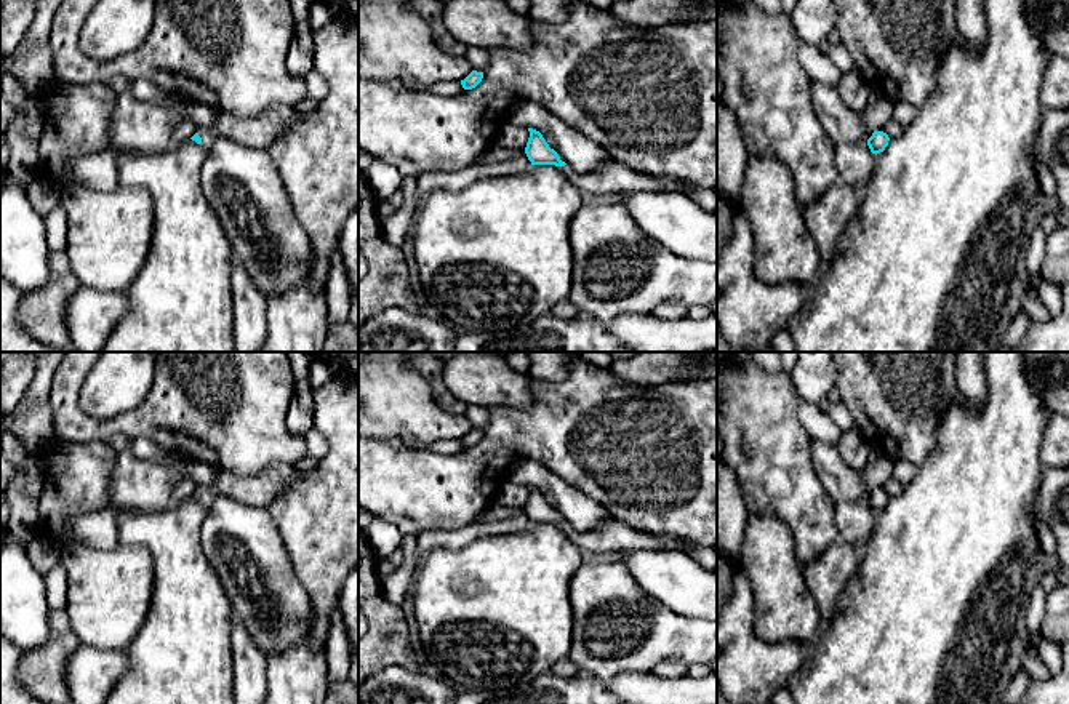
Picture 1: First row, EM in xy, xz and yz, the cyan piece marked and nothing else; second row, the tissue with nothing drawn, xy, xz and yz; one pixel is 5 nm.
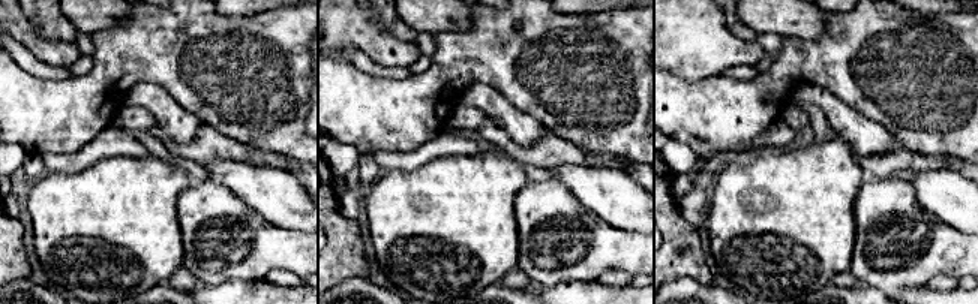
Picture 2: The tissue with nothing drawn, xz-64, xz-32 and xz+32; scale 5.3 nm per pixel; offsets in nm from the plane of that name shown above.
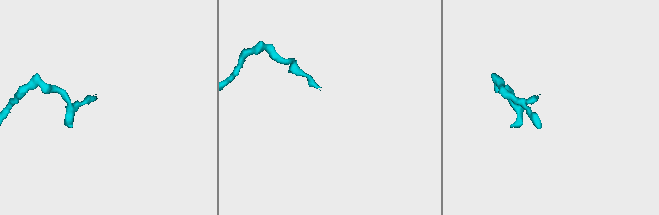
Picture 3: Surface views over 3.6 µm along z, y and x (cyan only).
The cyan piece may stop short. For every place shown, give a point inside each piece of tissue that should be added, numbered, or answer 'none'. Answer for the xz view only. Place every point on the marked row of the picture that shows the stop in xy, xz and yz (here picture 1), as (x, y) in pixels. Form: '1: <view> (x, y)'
1: xz (613, 176)

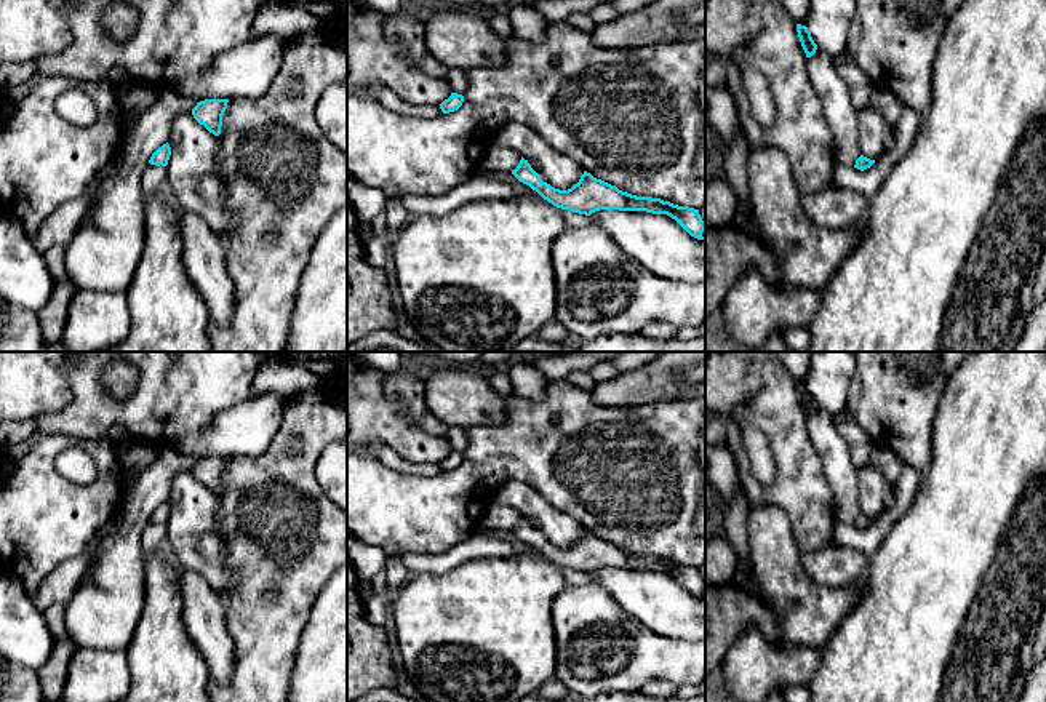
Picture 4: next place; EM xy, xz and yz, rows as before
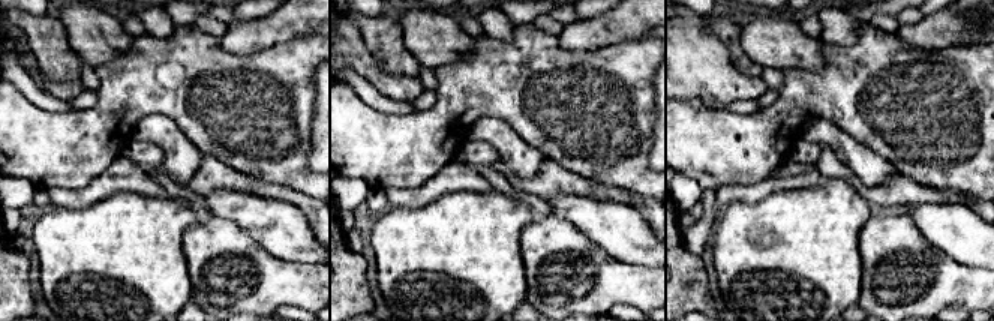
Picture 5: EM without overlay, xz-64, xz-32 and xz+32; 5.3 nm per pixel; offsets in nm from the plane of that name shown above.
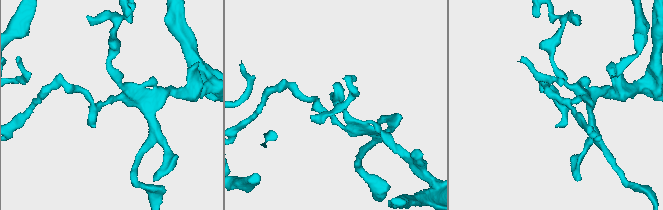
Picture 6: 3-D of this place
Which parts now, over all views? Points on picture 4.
none

